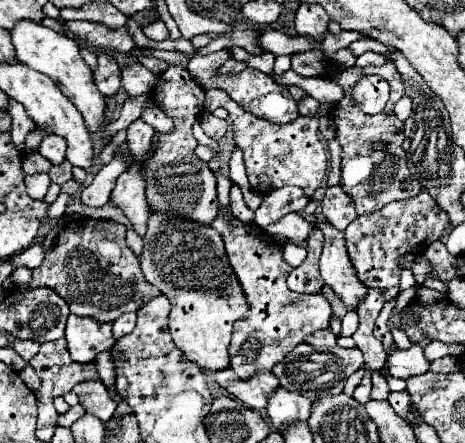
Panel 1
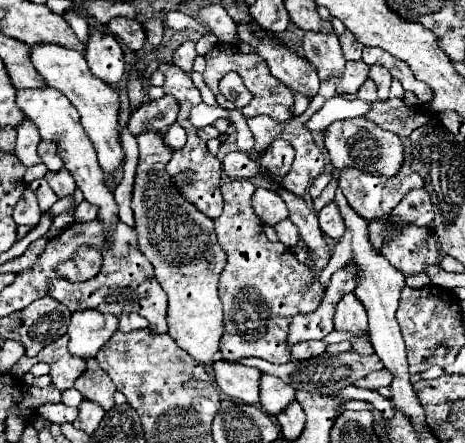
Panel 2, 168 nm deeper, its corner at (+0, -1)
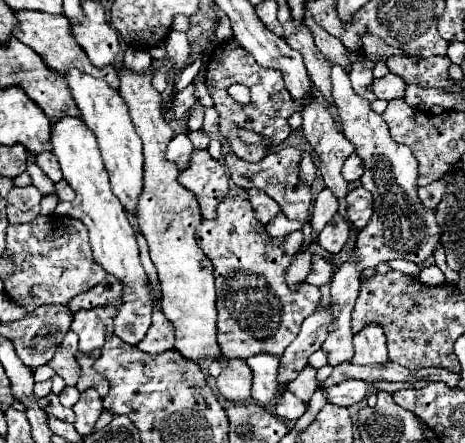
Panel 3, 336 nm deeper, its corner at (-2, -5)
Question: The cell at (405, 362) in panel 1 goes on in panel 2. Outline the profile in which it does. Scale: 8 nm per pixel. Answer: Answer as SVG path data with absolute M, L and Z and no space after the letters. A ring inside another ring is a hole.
M383 368L383 370L371 372L371 374L367 374L365 378L353 382L353 386L357 386L357 388L367 388L367 390L377 390L379 386L389 386L389 384L391 384L391 378L393 378L391 372Z

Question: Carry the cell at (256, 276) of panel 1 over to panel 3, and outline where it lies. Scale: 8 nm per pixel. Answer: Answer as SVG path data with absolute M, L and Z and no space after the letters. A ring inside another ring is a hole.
M227 196L217 206L217 218L205 220L199 226L199 244L205 254L211 258L215 268L215 286L217 286L217 342L221 346L221 354L227 358L251 358L257 354L273 354L281 358L283 350L297 336L303 318L313 314L319 308L321 292L319 288L303 282L299 288L291 288L285 280L287 268L291 266L299 246L303 244L303 232L295 232L283 240L271 238L261 222L253 216L251 202L243 196Z

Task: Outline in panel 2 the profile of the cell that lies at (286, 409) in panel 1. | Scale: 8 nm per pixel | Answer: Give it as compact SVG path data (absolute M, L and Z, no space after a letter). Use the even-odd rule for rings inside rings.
M261 374L259 380L259 396L261 406L267 414L279 414L289 402L295 400L295 390L285 384L281 378L275 378L271 374Z

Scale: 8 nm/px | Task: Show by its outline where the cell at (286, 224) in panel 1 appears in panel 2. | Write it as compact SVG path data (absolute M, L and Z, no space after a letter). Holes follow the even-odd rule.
M257 188L253 198L251 198L253 212L261 218L261 222L275 226L277 222L285 220L289 216L285 202L277 196L277 192L267 190L267 188Z

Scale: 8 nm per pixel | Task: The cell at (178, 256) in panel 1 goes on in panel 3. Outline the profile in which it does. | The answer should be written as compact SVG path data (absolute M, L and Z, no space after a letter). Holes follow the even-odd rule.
M129 70L121 72L119 92L129 106L131 120L135 124L137 136L143 140L145 172L143 172L143 192L137 200L137 224L145 236L151 252L151 260L159 274L161 284L161 310L175 330L175 350L179 350L189 360L215 360L221 350L217 344L217 294L213 264L197 244L197 226L203 222L195 194L177 182L179 168L175 162L165 158L169 140L175 136L171 126L163 120L161 94L151 84L153 72L133 74Z

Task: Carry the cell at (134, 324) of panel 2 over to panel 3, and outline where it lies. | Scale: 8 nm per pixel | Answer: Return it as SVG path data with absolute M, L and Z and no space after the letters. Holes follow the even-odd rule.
M63 116L51 124L51 146L53 154L61 164L63 180L67 180L67 184L77 194L73 202L59 202L55 214L81 220L89 230L89 244L95 254L95 260L109 274L121 278L125 292L123 292L123 306L119 308L115 318L115 334L127 344L139 344L151 326L151 298L147 288L147 274L139 262L139 250L133 236L133 226L129 224L125 208L121 206L119 198L113 194L109 186L109 176L101 162L97 138L81 118Z

